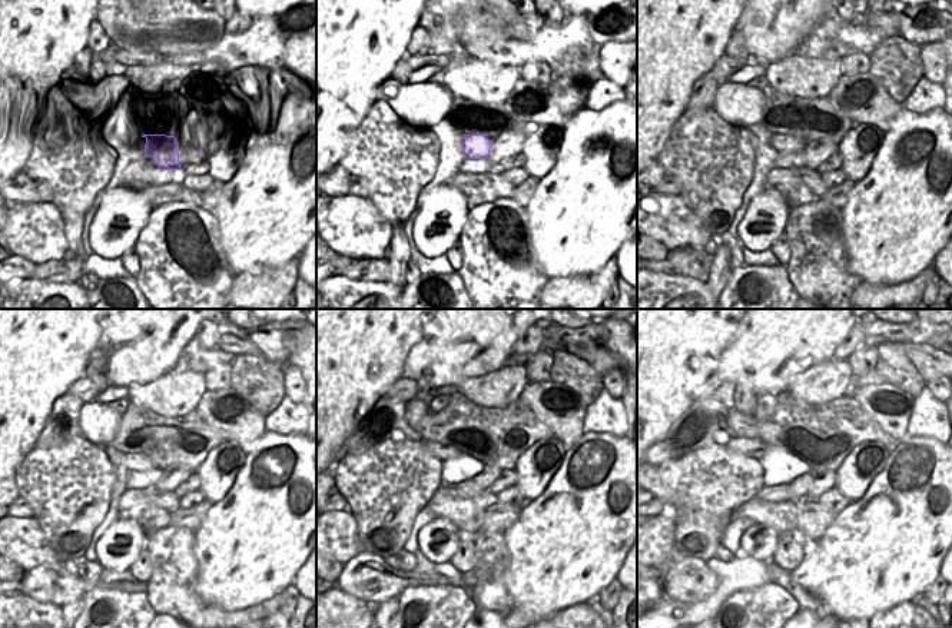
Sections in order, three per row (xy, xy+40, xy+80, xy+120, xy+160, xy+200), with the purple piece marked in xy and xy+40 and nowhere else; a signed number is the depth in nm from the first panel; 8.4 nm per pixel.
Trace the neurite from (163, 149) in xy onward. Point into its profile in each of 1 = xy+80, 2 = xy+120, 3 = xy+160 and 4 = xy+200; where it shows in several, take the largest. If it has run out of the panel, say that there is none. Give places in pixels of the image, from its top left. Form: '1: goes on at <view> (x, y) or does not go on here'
1: goes on at xy+80 (783, 143)
2: goes on at xy+120 (139, 462)
3: goes on at xy+160 (441, 452)
4: goes on at xy+200 (748, 447)

